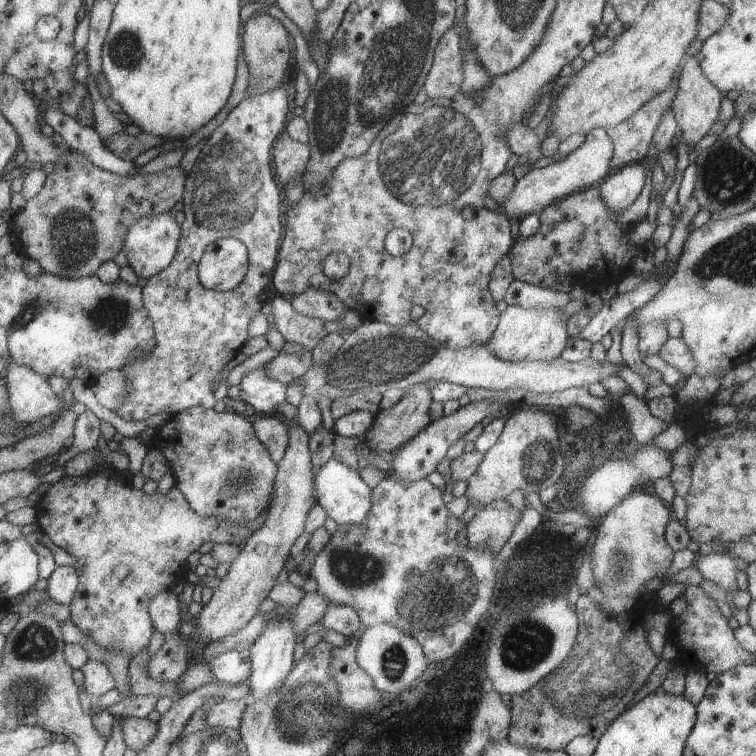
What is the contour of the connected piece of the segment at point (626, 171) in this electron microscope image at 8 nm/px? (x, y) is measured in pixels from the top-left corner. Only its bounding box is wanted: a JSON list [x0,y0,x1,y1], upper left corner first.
[598,162,646,212]

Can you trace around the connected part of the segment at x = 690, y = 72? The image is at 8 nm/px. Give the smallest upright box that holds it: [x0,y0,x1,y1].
[670,56,725,151]

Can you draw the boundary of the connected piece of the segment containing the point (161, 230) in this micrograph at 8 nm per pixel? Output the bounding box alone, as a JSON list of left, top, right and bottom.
[123,212,179,279]

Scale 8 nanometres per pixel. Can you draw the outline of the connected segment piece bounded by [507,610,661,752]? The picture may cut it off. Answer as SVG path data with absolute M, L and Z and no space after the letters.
M634 610L634 616L632 616L630 620L617 620L613 616L608 616L606 620L600 620L598 614L584 614L582 618L586 618L586 620L582 620L579 626L579 638L576 639L575 644L576 652L578 652L578 654L572 650L569 658L558 669L554 670L552 674L544 678L538 685L532 687L530 691L526 691L523 695L511 696L509 708L511 712L511 721L507 740L512 744L522 745L539 751L556 752L562 751L572 739L576 739L582 735L590 735L599 739L604 732L606 732L607 728L611 726L612 722L618 719L619 716L627 710L626 706L628 706L628 703L633 700L634 695L642 688L642 686L647 684L647 681L649 680L648 676L650 676L652 670L654 670L658 662L660 662L661 657L657 656L646 642L645 637L647 632L645 630L645 624L640 622L640 620L642 620L642 610Z

